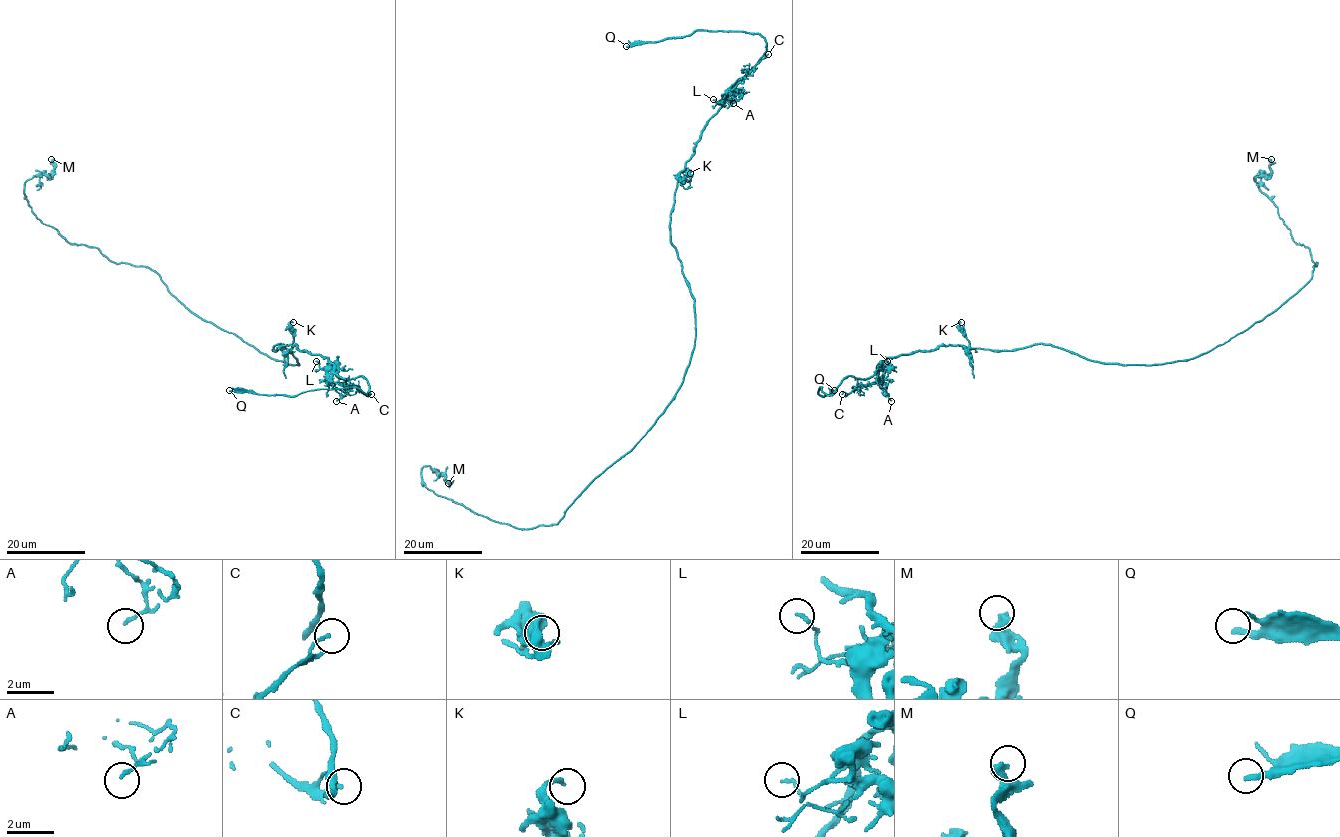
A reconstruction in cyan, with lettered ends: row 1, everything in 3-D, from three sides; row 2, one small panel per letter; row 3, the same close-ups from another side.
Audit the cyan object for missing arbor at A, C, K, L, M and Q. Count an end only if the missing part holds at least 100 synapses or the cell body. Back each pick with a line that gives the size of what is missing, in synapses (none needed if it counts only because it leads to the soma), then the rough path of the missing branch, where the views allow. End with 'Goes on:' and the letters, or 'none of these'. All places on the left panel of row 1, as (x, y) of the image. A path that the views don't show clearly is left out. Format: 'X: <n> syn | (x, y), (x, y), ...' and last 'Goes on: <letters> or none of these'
Goes on: Q

